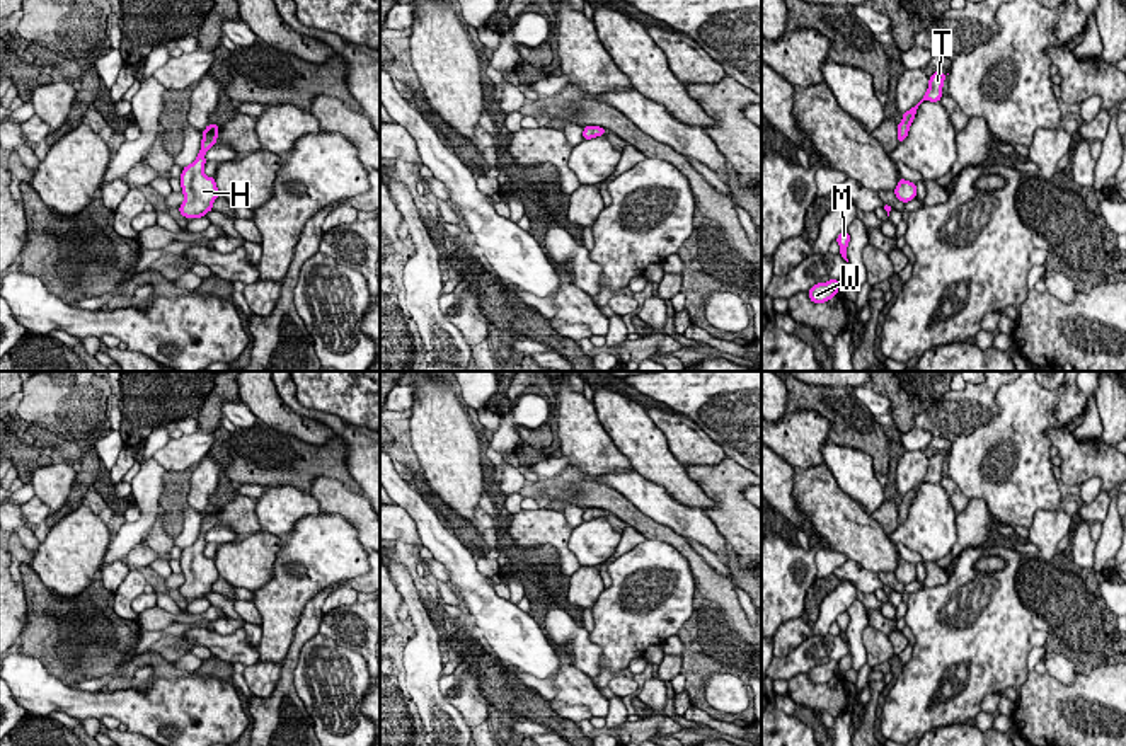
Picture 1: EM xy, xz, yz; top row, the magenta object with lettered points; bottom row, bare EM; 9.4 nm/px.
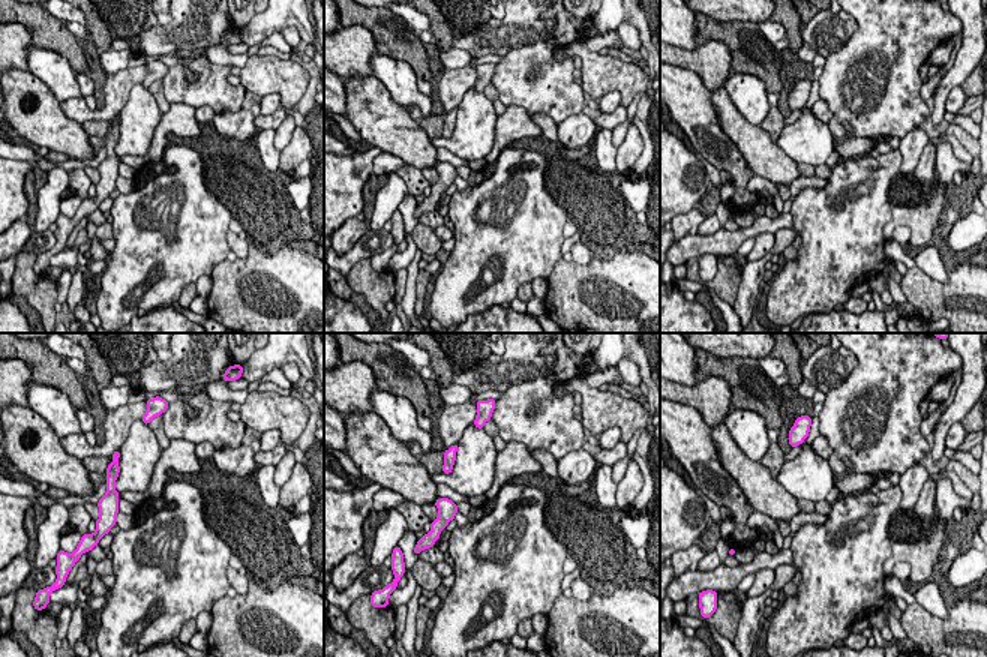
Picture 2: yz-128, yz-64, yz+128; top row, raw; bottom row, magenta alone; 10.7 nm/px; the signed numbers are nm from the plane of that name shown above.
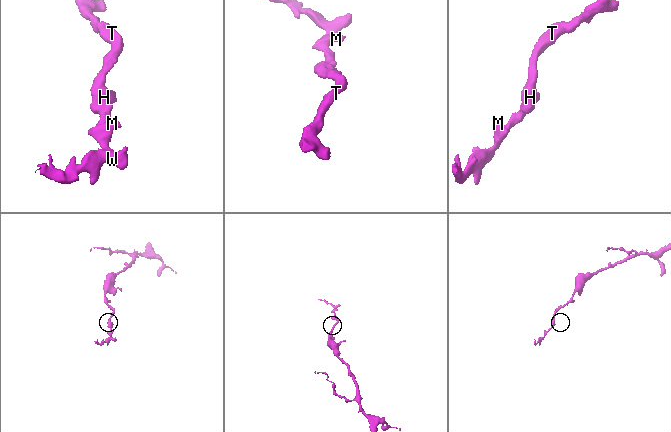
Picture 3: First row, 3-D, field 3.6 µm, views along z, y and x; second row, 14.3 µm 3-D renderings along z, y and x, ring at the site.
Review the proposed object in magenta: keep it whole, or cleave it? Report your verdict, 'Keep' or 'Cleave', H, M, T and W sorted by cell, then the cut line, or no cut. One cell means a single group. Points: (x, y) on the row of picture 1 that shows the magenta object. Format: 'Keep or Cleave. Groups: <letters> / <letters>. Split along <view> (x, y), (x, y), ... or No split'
Keep. Groups: H M T W. No split

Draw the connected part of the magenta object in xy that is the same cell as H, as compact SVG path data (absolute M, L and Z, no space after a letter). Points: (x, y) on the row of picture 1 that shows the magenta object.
M208 124L203 131L201 150L192 164L182 169L179 177L184 203L179 211L184 218L201 218L213 209L213 201L220 196L215 177L208 177L204 170L204 153L216 143L218 124Z

